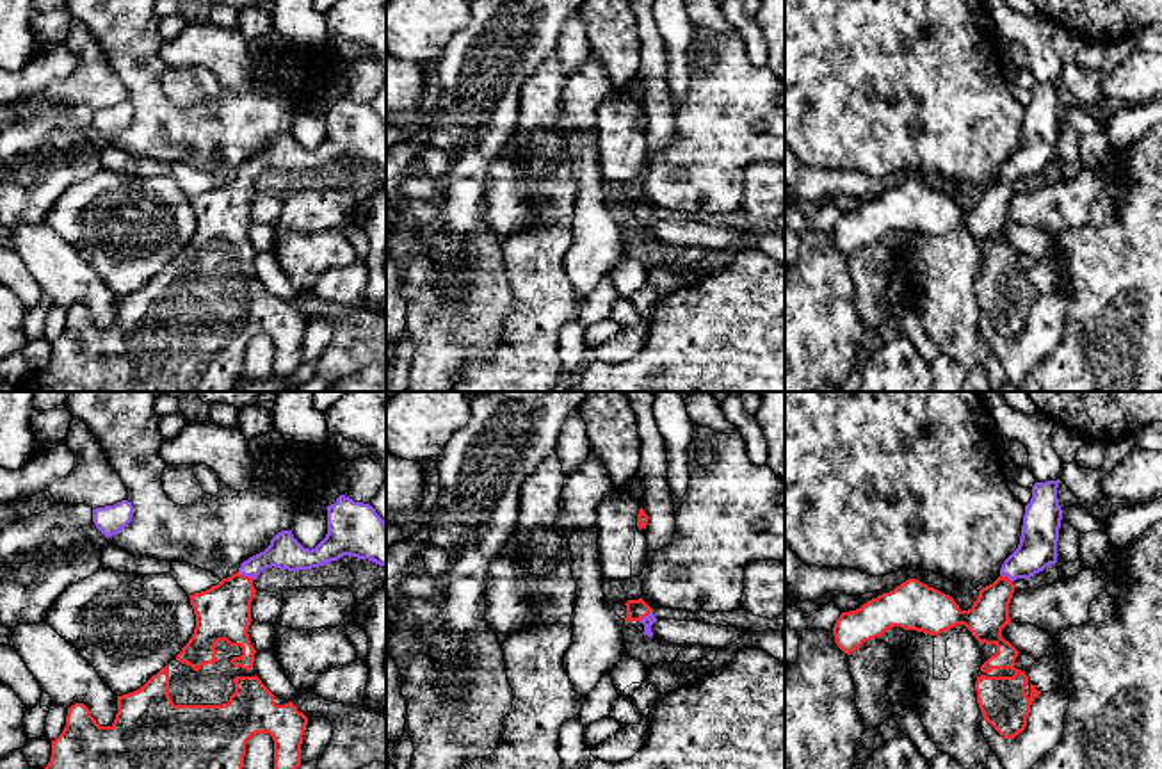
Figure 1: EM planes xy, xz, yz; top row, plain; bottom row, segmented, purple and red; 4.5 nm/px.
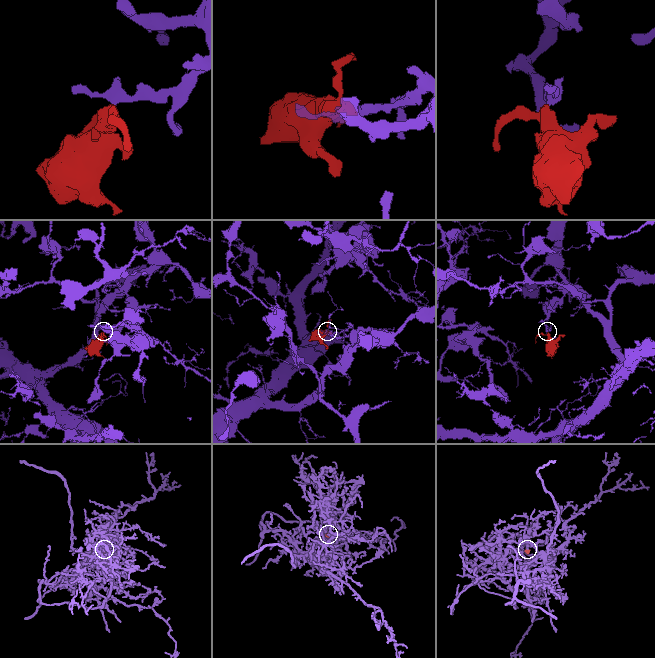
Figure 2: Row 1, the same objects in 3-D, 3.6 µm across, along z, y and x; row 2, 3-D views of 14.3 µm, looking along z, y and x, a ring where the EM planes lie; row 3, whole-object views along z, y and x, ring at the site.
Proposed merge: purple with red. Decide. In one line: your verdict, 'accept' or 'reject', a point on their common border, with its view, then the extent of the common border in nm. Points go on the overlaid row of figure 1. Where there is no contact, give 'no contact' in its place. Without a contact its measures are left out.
accept | xy (246, 575) | 90 nm

